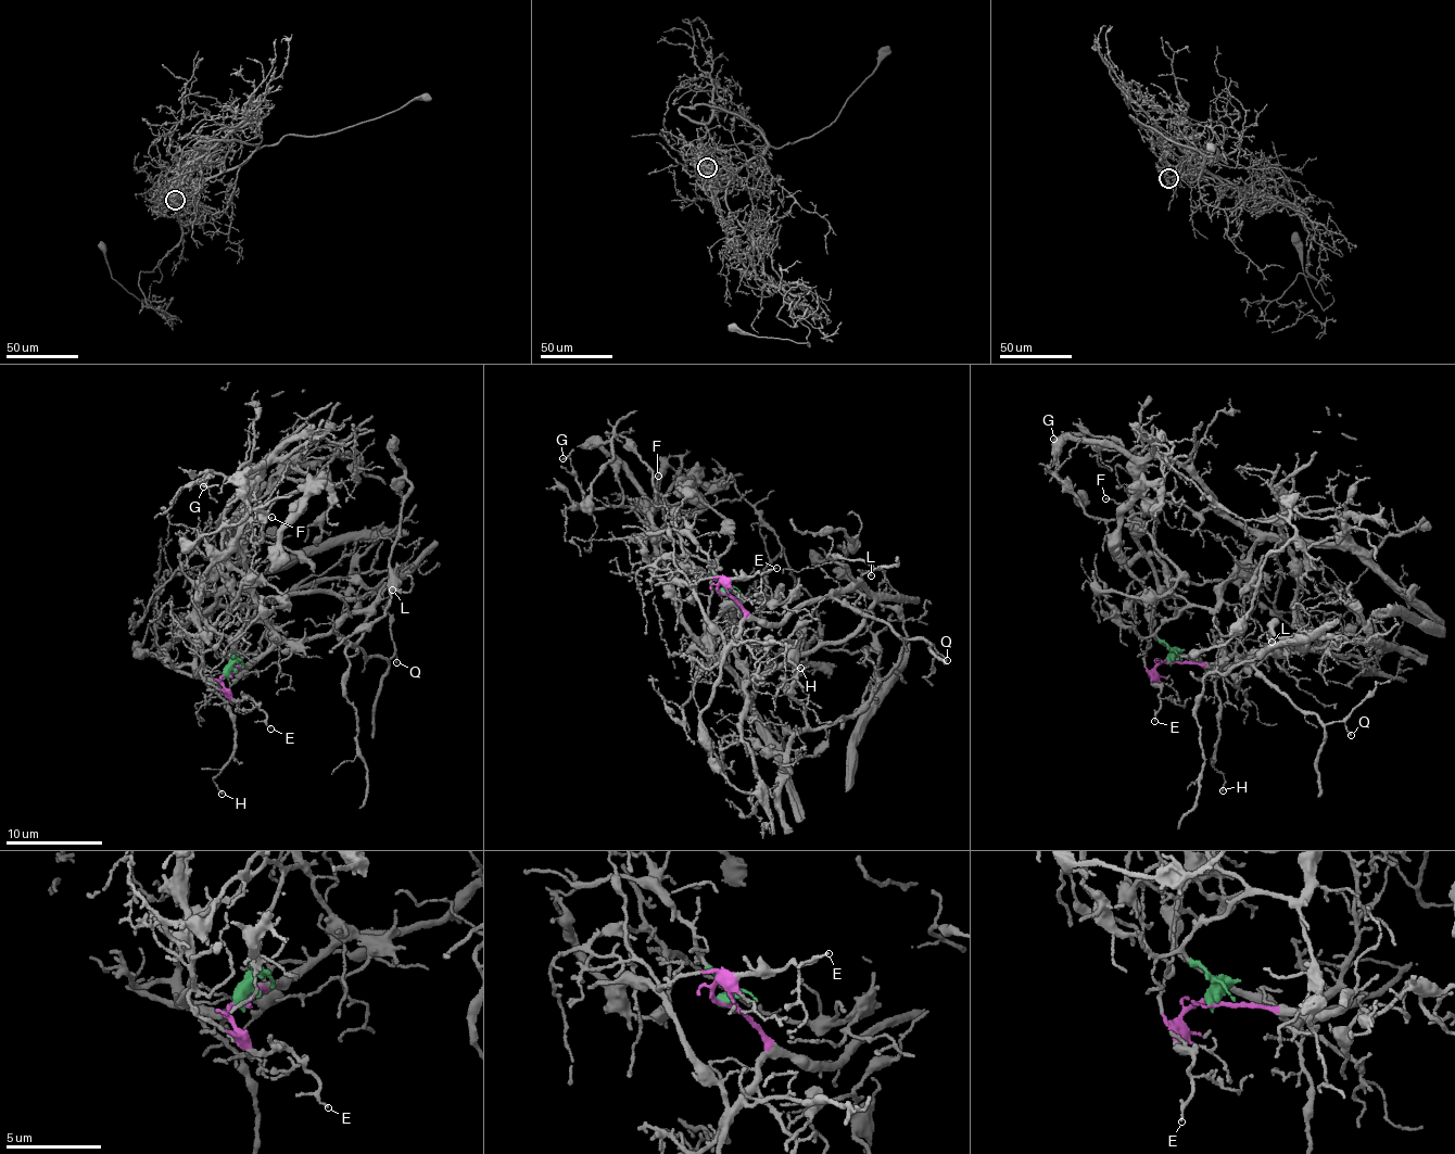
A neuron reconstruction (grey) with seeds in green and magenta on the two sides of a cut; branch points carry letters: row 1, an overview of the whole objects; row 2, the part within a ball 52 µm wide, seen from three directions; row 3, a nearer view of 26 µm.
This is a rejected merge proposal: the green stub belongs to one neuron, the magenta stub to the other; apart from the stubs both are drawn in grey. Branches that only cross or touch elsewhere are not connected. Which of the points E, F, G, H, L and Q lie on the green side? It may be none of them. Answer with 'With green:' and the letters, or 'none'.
With green: none

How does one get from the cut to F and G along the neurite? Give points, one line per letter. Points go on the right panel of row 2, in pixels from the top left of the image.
F: (1171, 661), (1148, 670), (1142, 663), (1154, 639), (1151, 557), (1128, 502), (1106, 497)
G: (1171, 661), (1148, 670), (1142, 663), (1154, 639), (1158, 588), (1133, 517), (1133, 463), (1101, 443), (1054, 439)

